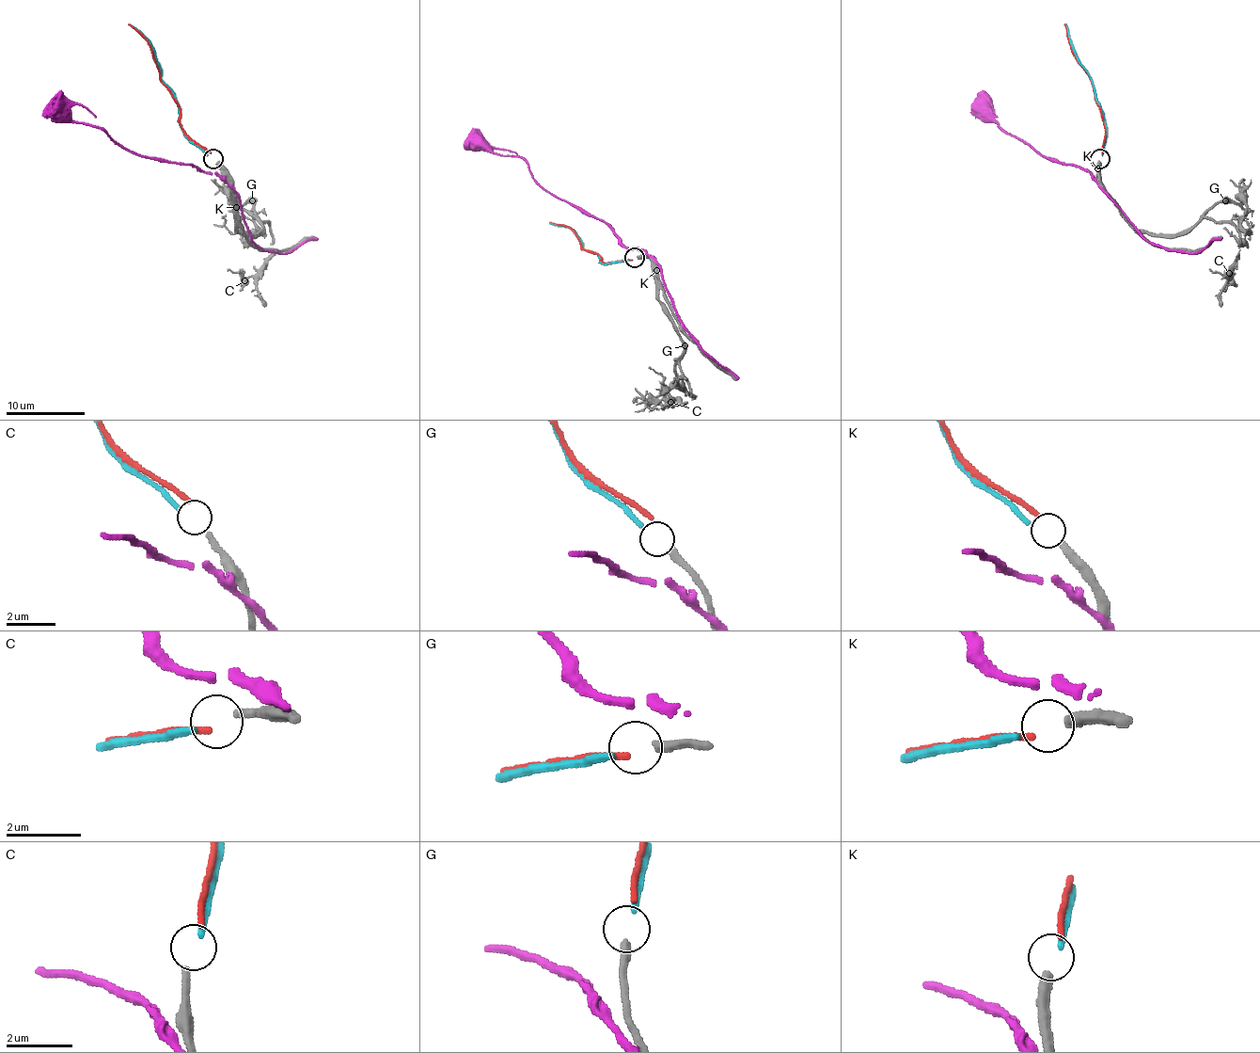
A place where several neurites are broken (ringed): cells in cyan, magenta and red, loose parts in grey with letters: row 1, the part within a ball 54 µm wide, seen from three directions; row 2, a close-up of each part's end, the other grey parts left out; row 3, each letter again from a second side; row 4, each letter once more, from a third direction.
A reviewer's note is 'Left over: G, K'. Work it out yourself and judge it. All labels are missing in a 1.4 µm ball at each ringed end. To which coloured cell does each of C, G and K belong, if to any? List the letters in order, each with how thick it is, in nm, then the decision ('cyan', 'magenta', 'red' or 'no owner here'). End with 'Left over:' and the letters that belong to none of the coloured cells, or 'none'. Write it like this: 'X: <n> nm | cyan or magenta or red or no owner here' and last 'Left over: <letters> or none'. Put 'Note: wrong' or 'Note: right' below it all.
C: 240 nm | cyan
G: 280 nm | no owner here
K: 320 nm | no owner here
Left over: G, K
Note: right

